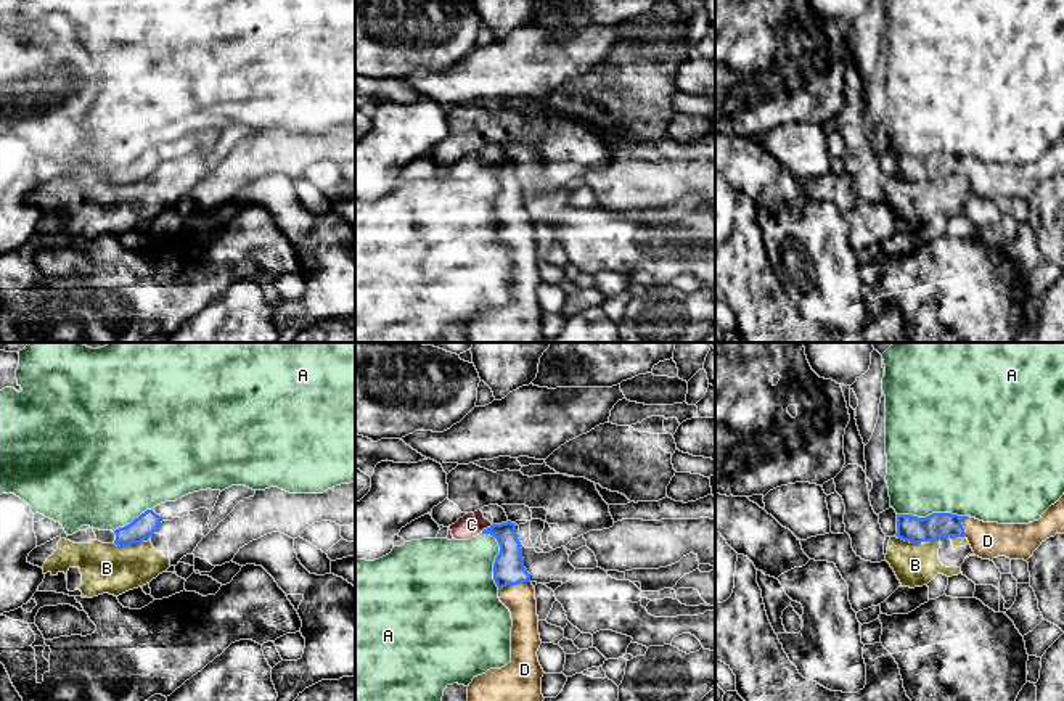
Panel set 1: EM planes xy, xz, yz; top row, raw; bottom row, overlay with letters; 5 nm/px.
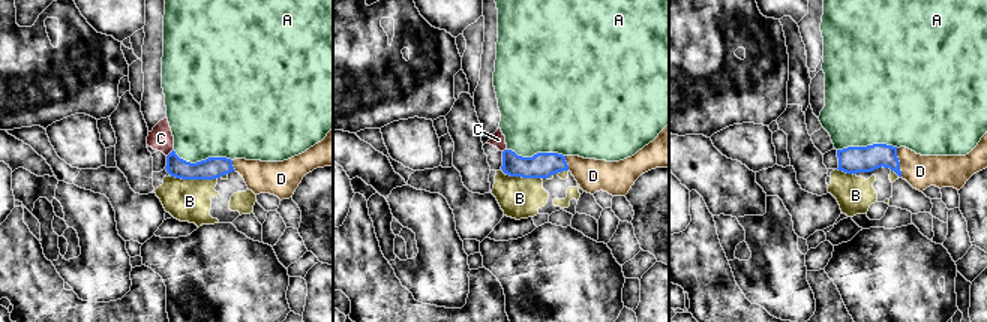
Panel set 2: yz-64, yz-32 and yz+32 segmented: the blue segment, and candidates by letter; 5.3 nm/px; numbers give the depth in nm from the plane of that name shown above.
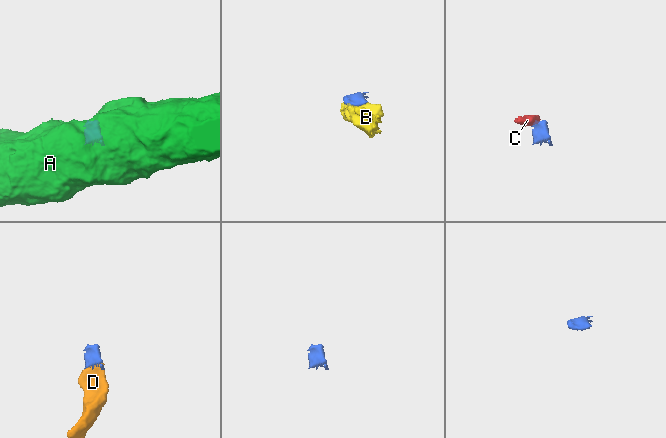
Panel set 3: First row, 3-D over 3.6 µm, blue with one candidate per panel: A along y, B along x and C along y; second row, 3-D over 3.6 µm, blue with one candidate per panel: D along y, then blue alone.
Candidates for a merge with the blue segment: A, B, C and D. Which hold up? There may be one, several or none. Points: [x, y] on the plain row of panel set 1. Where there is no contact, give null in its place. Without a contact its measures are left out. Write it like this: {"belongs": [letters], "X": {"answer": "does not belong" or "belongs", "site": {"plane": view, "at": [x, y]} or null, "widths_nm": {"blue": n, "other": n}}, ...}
{"belongs": ["C", "D"], "A": {"answer": "does not belong", "site": {"plane": "xz", "at": [495, 200]}, "widths_nm": {"blue": 160, "other": 420}}, "B": {"answer": "does not belong", "site": {"plane": "xy", "at": [127, 185]}, "widths_nm": {"blue": 120, "other": 260}}, "C": {"answer": "belongs", "site": {"plane": "xz", "at": [487, 168]}, "widths_nm": {"blue": 160, "other": 120}}, "D": {"answer": "belongs", "site": {"plane": "xz", "at": [511, 224]}, "widths_nm": {"blue": 160, "other": 150}}}

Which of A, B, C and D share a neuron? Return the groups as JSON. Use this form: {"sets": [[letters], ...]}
{"sets": [["A"], ["B"], ["C", "D"]]}

